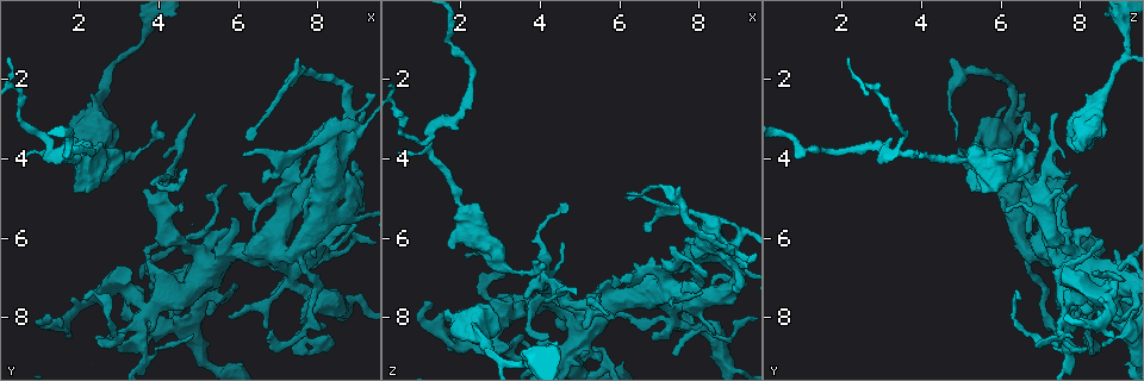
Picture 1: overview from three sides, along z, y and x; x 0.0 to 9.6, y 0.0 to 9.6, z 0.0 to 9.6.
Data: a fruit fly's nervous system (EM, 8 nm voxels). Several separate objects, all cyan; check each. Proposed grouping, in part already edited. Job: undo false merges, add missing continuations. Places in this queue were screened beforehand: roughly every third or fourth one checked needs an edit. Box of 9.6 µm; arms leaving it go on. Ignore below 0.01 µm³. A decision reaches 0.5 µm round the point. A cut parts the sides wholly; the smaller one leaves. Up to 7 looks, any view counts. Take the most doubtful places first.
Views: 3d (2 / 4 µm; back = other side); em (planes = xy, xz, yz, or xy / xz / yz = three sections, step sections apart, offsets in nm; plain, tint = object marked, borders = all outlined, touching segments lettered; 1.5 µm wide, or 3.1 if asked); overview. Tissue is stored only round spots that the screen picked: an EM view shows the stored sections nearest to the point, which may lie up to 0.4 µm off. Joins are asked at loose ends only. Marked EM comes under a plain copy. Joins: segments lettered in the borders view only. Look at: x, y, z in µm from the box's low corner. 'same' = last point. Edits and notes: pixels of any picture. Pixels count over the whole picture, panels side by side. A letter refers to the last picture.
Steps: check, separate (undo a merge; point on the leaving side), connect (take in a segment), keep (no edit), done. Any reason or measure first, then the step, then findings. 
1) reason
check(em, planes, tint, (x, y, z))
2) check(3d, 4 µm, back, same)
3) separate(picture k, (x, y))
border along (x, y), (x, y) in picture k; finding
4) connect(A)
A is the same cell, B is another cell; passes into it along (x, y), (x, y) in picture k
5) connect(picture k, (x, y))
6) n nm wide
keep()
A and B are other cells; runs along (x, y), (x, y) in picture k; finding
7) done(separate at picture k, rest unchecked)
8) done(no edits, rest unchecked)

four arms meet
check(3d, 4 µm, (3.80, 7.70, 7.65))

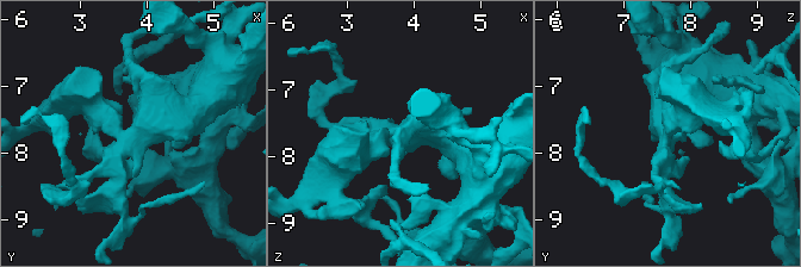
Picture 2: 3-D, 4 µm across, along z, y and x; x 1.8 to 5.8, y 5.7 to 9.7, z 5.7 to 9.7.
check(em, planes, borders, (3.80, 7.75, 7.70))

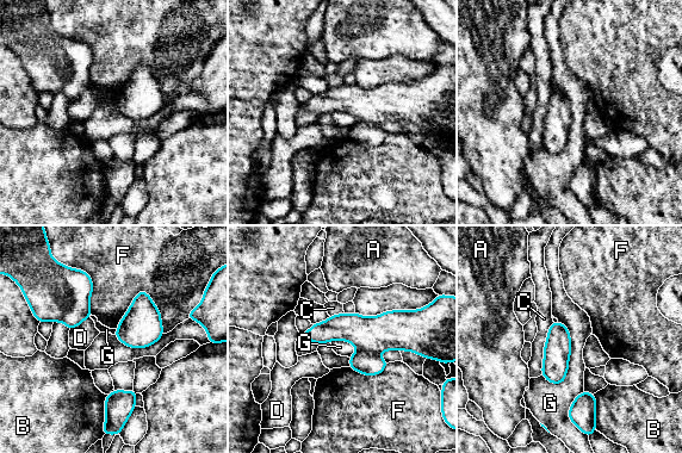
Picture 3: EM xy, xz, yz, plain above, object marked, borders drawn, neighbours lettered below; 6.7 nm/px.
keep()
A, B, C, D, F and G are other cells; runs along (421, 334), (322, 332), (307, 336) in picture 3; one neuron here

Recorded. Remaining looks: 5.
check(em, planes, borders, (5.90, 6.35, 7.55))

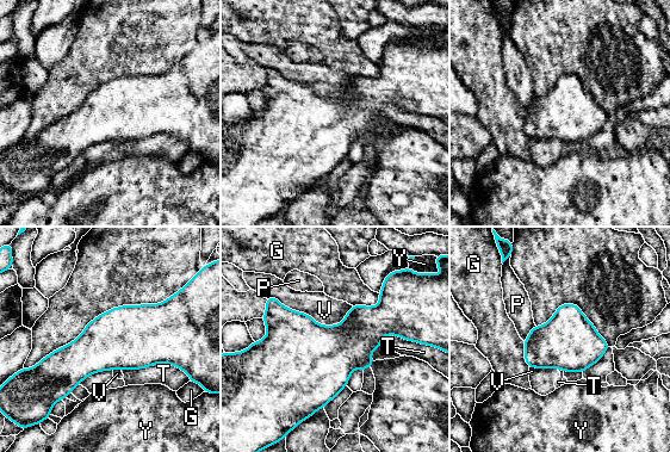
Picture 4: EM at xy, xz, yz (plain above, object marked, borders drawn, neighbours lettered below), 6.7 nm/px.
keep()
G, P, T, V and Y are other cells; border along (270, 296), (322, 324), (352, 305) in picture 4; continuous, no second neuron

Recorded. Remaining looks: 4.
thin end
check(em, planes, borders, (4.20, 6.00, 8.50))

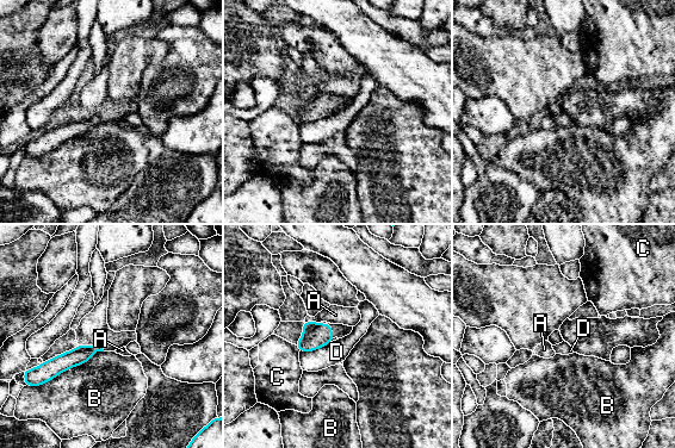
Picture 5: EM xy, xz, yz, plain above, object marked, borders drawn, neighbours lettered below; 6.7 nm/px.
100 nm wide
keep()
A, B, C and D are other cells; none of them fits

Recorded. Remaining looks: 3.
done(no edits, rest unchecked)

